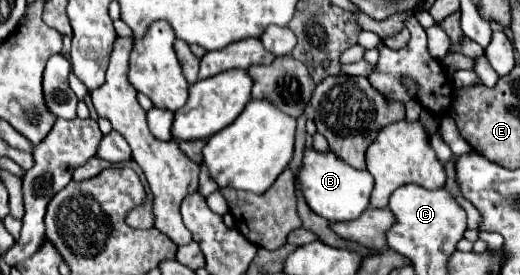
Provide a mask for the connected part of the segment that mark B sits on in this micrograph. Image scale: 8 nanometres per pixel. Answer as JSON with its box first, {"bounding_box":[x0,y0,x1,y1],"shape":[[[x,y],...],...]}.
{"bounding_box":[302,148,372,222],"shape":[[[306,148],[306,158],[302,162],[302,192],[306,194],[308,206],[326,220],[346,222],[358,218],[370,202],[372,186],[372,176],[366,170],[356,170],[348,166],[332,152],[320,154],[314,148]]]}

